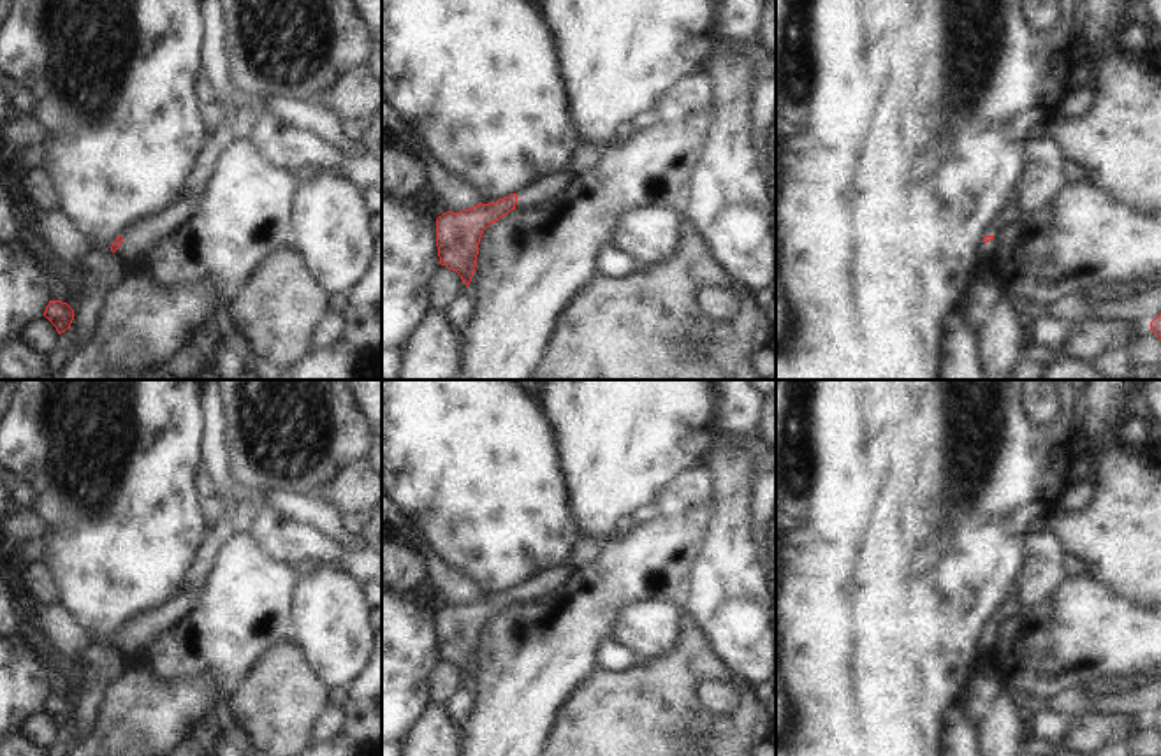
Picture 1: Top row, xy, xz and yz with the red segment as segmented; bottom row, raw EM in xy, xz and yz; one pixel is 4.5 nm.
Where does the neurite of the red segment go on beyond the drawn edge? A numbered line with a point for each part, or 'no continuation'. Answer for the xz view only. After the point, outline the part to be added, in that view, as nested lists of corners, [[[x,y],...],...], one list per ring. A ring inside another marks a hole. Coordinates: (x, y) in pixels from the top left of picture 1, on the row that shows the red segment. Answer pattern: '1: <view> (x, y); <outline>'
1: xz (544, 188); [[[565,167],[554,174],[542,176],[528,186],[517,190],[515,209],[537,207],[563,192],[573,179],[573,172]]]

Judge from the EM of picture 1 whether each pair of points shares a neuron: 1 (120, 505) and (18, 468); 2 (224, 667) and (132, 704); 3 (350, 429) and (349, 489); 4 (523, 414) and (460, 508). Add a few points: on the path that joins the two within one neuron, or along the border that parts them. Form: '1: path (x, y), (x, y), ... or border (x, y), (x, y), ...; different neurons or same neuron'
1: border (55, 438), (69, 473), (36, 496); different neurons
2: border (153, 684), (210, 676), (215, 683), (217, 698); different neurons
3: border (363, 457), (347, 463), (324, 486), (315, 489); different neurons
4: path (500, 436), (477, 459), (477, 486); same neuron

